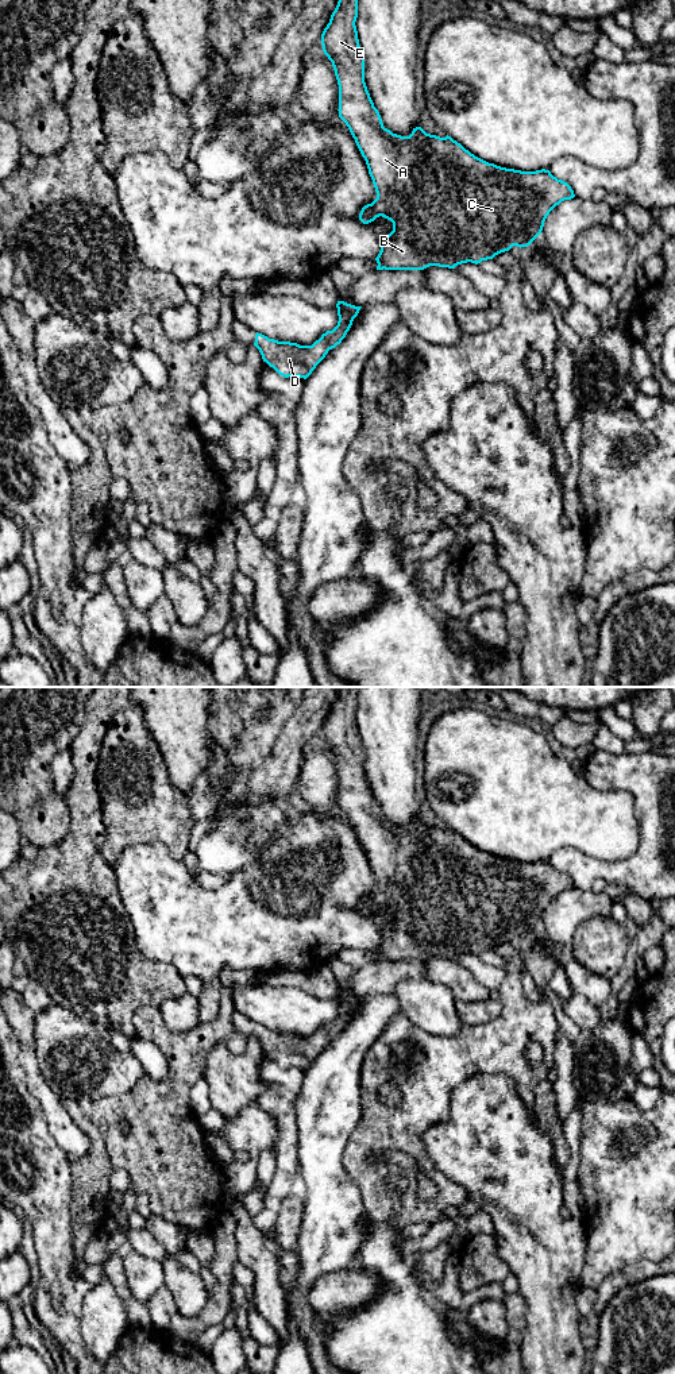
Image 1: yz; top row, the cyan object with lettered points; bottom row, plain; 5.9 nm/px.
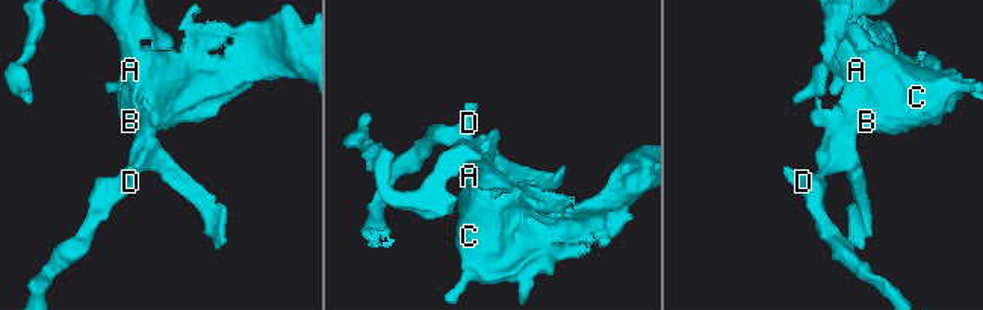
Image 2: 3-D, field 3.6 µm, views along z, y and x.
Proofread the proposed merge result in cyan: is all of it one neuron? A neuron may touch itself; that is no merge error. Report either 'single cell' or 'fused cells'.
single cell

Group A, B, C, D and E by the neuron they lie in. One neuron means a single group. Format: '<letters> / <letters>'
A B C D E

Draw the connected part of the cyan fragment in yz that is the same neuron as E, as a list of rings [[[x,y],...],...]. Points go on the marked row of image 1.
[[[339,0],[321,34],[321,45],[332,62],[339,85],[339,117],[355,139],[377,192],[377,198],[362,208],[359,220],[369,224],[382,216],[393,223],[393,231],[382,239],[375,258],[377,270],[424,270],[429,266],[455,269],[462,263],[478,265],[493,259],[513,246],[521,248],[532,244],[541,233],[549,212],[562,201],[575,197],[571,186],[545,169],[521,171],[489,163],[448,135],[440,138],[416,127],[409,136],[401,136],[385,128],[364,82],[364,58],[355,26],[356,18],[358,0]]]

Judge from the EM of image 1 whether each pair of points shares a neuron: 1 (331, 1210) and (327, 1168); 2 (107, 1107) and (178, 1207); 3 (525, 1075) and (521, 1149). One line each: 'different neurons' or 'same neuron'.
1: same neuron
2: same neuron
3: different neurons

